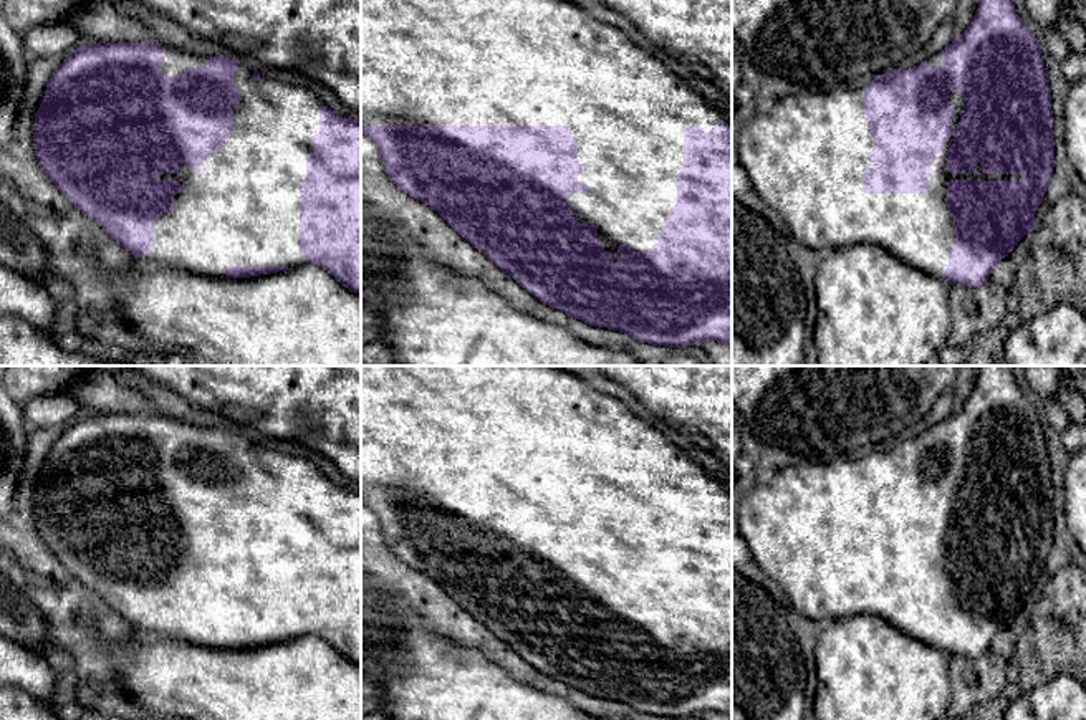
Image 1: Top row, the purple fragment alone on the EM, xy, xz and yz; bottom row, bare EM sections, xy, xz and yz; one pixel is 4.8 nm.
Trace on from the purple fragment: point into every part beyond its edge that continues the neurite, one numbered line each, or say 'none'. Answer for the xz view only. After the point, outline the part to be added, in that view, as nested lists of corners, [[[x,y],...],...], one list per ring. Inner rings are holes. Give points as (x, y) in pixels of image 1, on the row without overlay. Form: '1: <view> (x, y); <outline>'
1: xz (426, 431); [[[361,366],[361,497],[569,497],[571,506],[578,511],[578,531],[584,541],[578,546],[588,563],[574,563],[565,571],[578,584],[581,596],[598,598],[598,614],[611,624],[611,632],[617,632],[617,617],[629,616],[632,622],[649,622],[657,614],[657,604],[664,601],[664,591],[670,588],[670,579],[677,574],[677,545],[684,540],[684,498],[700,497],[709,503],[714,497],[730,497],[732,493],[717,482],[700,463],[692,460],[664,432],[639,419],[617,397],[598,391],[588,379],[555,369],[553,366]]]

